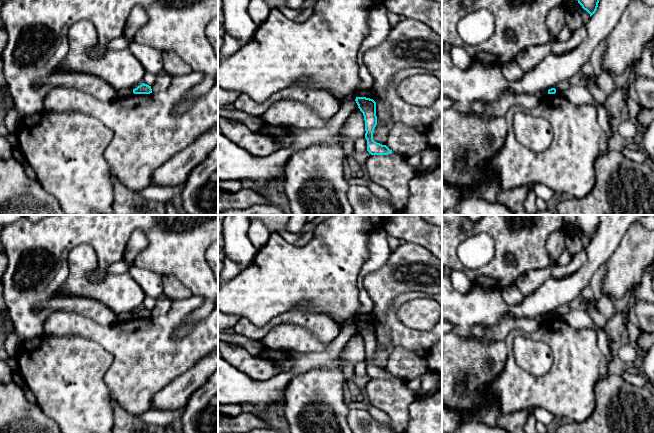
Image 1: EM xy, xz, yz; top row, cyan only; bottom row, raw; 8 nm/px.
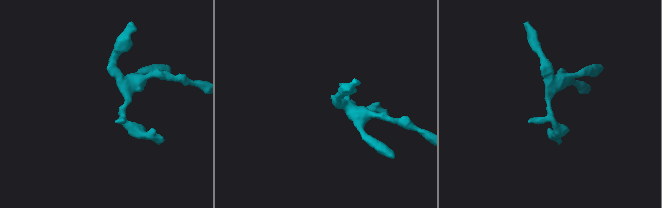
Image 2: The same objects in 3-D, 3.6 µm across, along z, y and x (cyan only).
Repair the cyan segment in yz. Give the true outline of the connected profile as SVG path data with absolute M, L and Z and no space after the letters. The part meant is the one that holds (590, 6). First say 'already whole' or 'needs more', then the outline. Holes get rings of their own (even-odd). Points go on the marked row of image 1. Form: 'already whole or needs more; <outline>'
already whole; M578 0L578 3L590 14L591 17L597 10L599 0Z

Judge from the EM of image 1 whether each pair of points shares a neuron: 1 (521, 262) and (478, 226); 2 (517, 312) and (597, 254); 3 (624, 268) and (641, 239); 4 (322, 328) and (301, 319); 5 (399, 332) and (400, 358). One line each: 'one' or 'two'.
1: one
2: one
3: one
4: one
5: two

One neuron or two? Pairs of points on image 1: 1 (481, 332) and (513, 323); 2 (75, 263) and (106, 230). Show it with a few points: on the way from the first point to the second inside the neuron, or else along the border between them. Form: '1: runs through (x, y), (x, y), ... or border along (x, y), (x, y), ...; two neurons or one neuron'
1: runs through (489, 332), (499, 332), (505, 326); one neuron
2: border along (68, 252), (80, 244), (89, 244), (97, 265); two neurons

